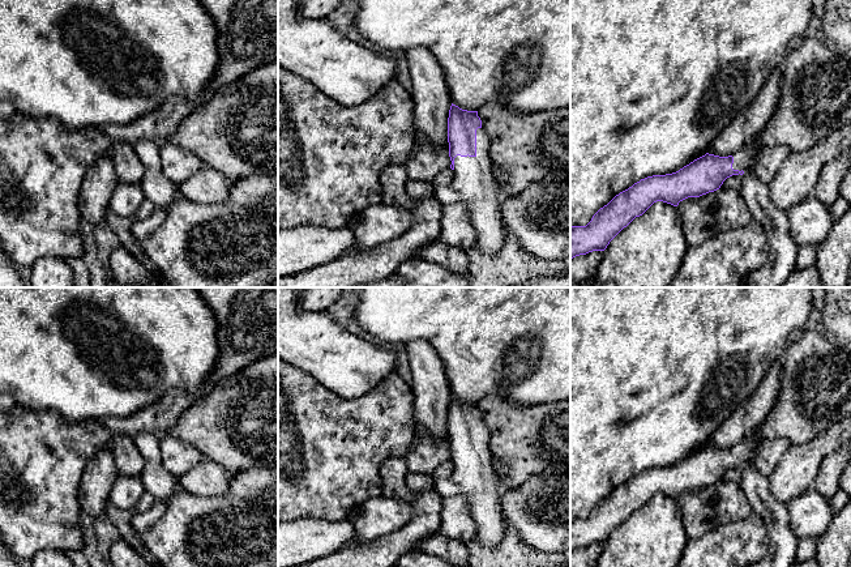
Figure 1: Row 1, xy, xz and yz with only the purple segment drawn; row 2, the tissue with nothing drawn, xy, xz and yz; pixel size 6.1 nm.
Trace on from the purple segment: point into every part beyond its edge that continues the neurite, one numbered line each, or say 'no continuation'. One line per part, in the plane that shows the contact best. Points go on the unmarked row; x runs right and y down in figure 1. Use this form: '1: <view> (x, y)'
1: xz (474, 476)

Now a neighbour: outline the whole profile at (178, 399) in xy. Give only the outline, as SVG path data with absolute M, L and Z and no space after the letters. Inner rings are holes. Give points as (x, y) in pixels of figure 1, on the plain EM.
M183 389L167 392L159 401L128 417L102 418L97 422L115 435L134 439L138 434L153 432L159 436L168 434L176 425L183 412L201 397Z

